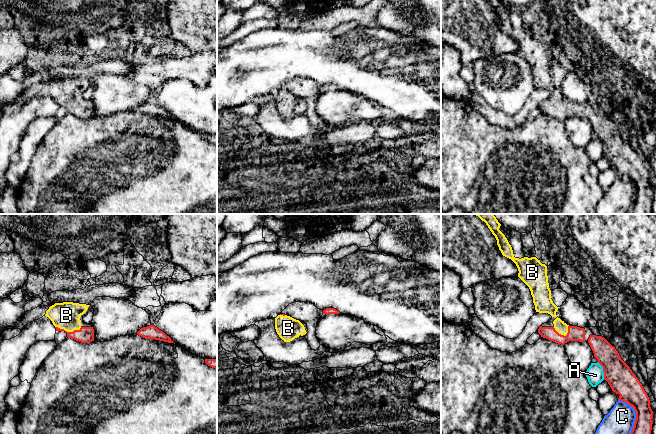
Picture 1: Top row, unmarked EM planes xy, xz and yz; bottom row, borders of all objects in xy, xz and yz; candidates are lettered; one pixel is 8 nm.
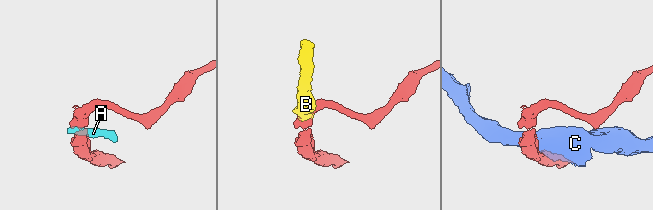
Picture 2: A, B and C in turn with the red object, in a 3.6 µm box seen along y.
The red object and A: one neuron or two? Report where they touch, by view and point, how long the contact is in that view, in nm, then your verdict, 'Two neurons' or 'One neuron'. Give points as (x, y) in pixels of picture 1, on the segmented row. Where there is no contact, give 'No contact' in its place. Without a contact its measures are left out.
Touches red at yz (603, 371). Shared border 160 nm. Two neurons

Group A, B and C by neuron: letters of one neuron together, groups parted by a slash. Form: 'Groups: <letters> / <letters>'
Groups: A / B / C

